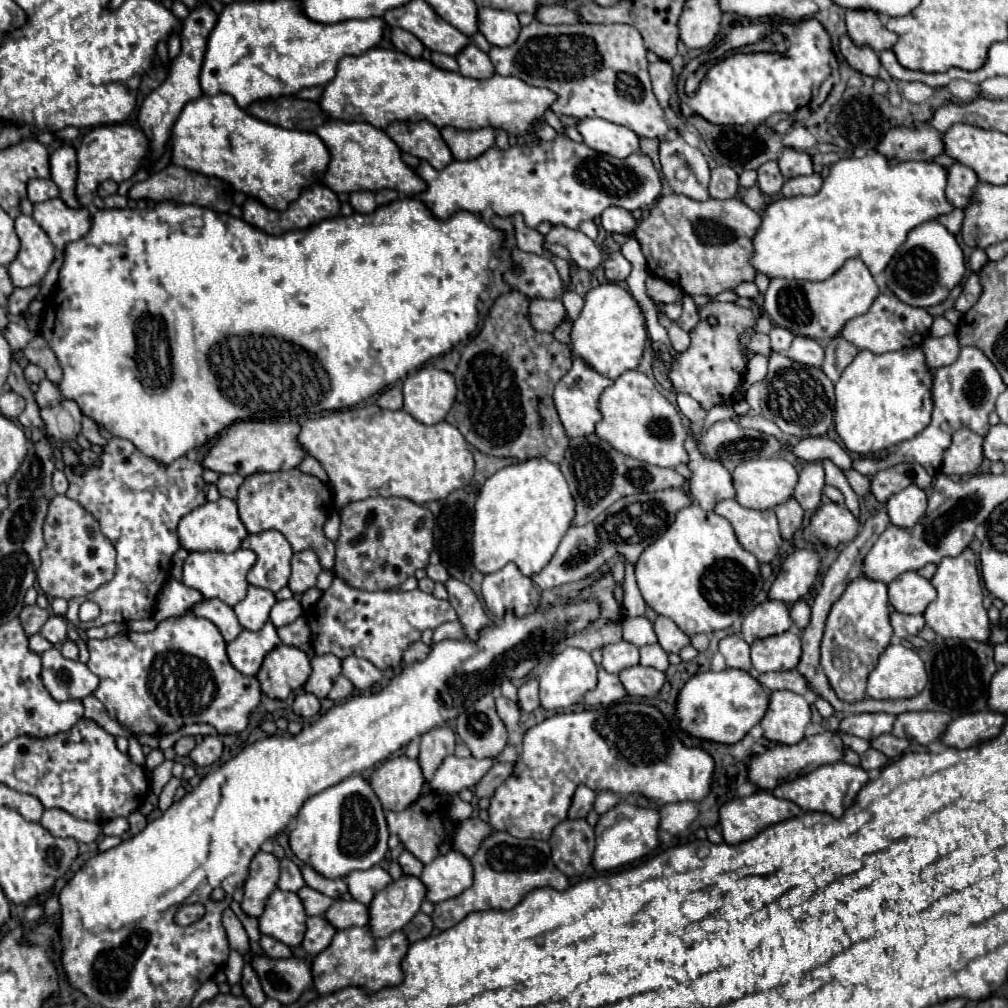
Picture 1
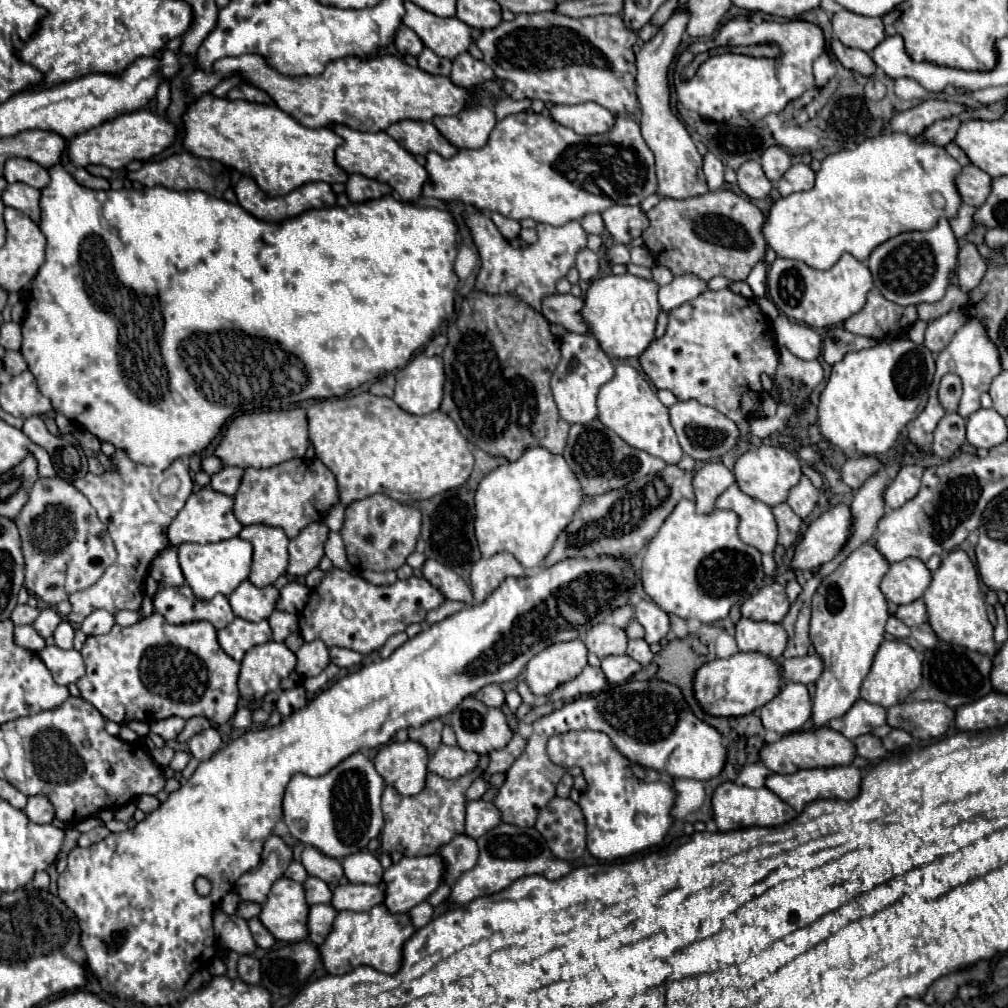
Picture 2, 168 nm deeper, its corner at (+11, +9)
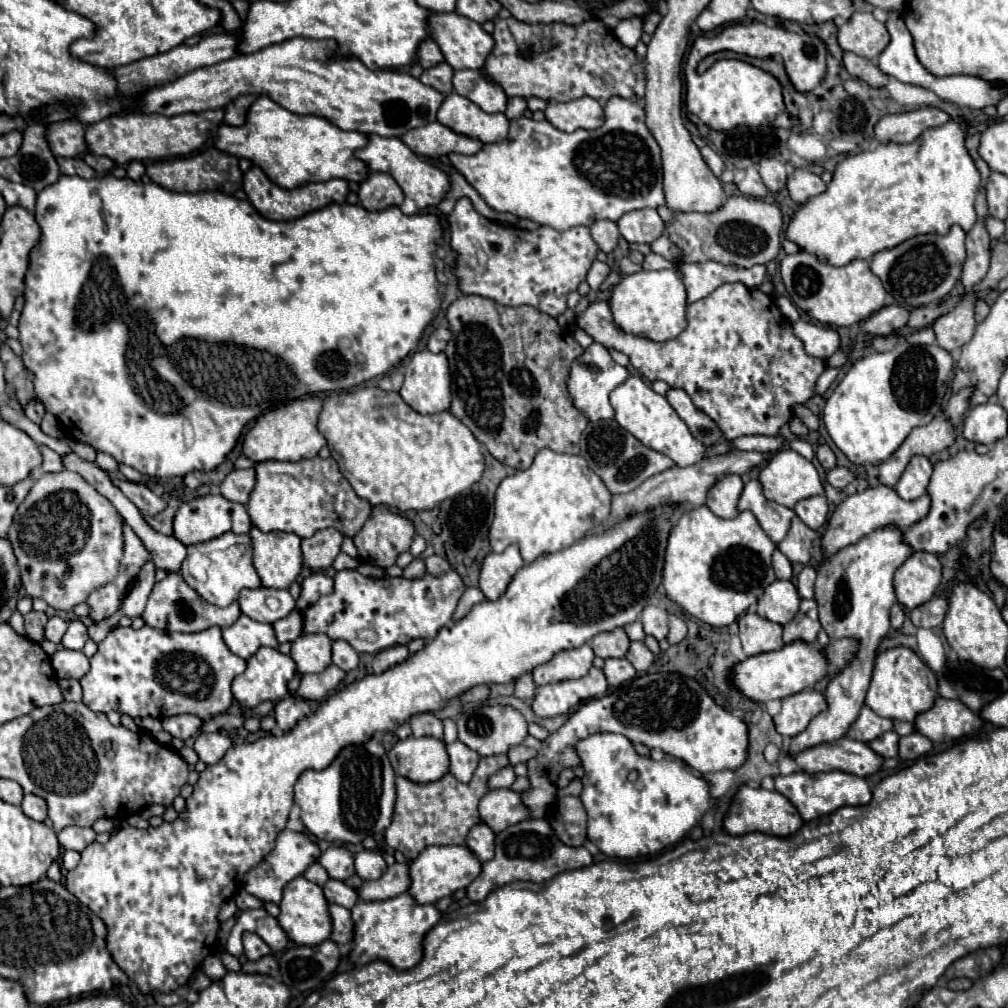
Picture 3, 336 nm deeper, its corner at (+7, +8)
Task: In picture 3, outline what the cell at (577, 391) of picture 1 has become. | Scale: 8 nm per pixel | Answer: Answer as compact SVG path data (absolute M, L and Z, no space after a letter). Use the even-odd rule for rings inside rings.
M594 342L592 346L588 346L584 350L582 356L578 356L574 360L572 370L570 370L570 378L568 378L568 390L570 390L572 398L574 398L576 408L582 410L588 416L588 420L592 420L592 422L606 420L606 418L614 418L614 408L610 406L608 396L610 396L610 392L614 388L624 384L628 376L630 376L628 370L624 366L616 364L602 344Z

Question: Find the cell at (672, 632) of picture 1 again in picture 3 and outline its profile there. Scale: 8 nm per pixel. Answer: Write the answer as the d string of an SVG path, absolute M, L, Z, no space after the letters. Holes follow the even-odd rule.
M646 606L640 616L644 624L644 632L648 636L654 636L656 640L664 640L668 634L668 612L658 606Z

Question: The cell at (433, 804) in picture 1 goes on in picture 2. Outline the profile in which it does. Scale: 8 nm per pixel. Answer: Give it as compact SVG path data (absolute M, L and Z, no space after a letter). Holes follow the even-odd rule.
M482 755L478 767L476 767L474 771L470 771L470 773L458 777L458 779L444 779L444 777L434 775L434 773L428 773L424 789L422 789L418 795L410 795L410 797L400 797L392 787L386 787L384 793L382 793L382 813L384 813L384 829L382 829L382 833L380 833L382 849L384 849L386 853L400 851L400 853L406 855L406 857L434 855L434 853L438 851L438 847L442 847L444 843L448 843L452 837L464 833L464 805L466 805L464 793L466 793L466 789L470 787L470 783L472 783L478 775L484 775L486 765L488 765L488 757Z

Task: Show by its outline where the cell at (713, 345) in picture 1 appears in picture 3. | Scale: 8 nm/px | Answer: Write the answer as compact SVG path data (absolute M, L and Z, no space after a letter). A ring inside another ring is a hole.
M740 282L722 284L710 296L692 302L688 306L688 328L680 336L666 342L654 342L650 338L618 330L618 326L614 326L614 316L610 314L608 302L590 304L576 322L596 342L624 352L630 358L630 364L650 382L664 380L672 388L684 388L698 410L716 422L724 440L734 440L746 434L776 436L778 430L792 420L794 406L800 406L816 396L816 380L826 370L826 360L806 354L804 344L792 332L790 320L786 320L780 310L776 310L774 322L774 300L770 294L758 288L742 286Z

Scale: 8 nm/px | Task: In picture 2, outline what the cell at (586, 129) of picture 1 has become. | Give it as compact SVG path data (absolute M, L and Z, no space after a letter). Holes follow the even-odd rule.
M596 103L554 105L550 113L554 121L574 129L578 135L598 135L614 129L614 115Z

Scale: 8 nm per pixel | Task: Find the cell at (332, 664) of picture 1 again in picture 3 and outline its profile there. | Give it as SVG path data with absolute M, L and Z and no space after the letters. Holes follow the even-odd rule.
M302 634L292 642L292 652L298 672L322 672L332 662L332 640L326 634Z

